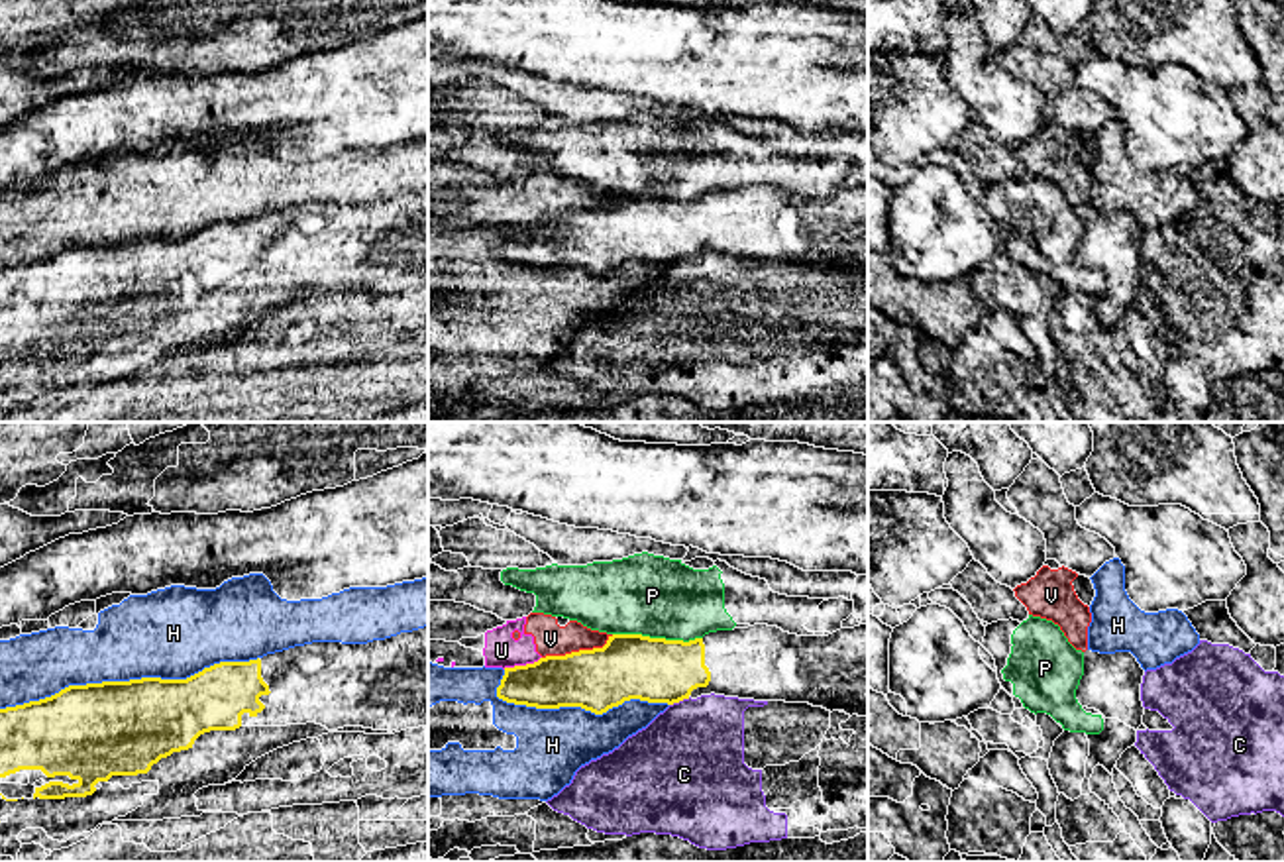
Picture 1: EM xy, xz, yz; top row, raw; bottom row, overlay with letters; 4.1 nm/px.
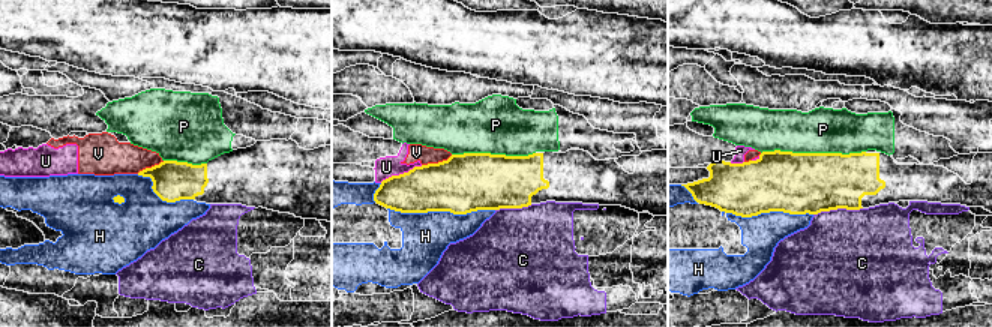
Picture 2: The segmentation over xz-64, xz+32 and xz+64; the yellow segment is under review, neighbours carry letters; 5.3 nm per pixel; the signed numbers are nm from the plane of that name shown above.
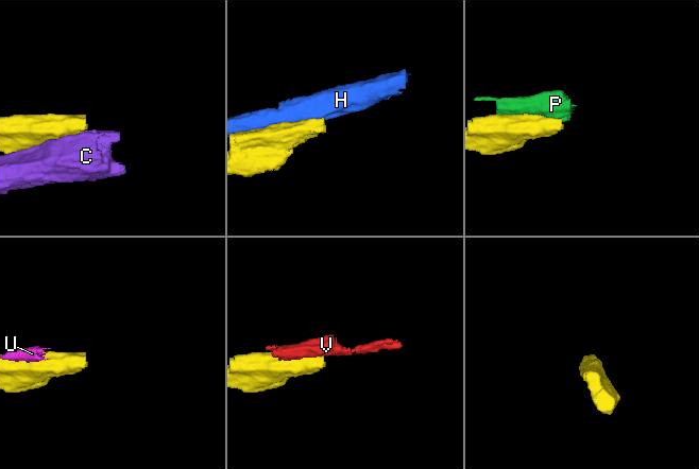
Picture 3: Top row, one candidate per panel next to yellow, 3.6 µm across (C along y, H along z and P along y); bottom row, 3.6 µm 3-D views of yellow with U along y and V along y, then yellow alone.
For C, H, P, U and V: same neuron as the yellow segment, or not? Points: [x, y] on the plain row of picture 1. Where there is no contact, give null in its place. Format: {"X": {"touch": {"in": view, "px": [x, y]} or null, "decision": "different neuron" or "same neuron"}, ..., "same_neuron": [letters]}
{"C": {"touch": {"in": "xz", "px": [680, 260]}, "decision": "different neuron"}, "H": {"touch": {"in": "xy", "px": [130, 240]}, "decision": "different neuron"}, "P": {"touch": {"in": "xz", "px": [658, 199]}, "decision": "different neuron"}, "U": {"touch": {"in": "xz", "px": [521, 226]}, "decision": "different neuron"}, "V": {"touch": {"in": "xz", "px": [580, 211]}, "decision": "different neuron"}, "same_neuron": []}

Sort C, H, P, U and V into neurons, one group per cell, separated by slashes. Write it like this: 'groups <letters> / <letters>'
groups C / H / P / U V

